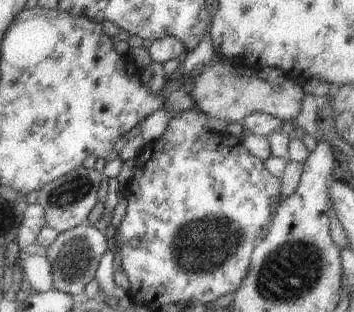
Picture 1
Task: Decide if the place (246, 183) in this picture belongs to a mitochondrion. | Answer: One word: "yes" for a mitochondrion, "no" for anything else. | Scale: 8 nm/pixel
no

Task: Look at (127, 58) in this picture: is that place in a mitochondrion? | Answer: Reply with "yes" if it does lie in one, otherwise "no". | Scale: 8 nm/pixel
no

